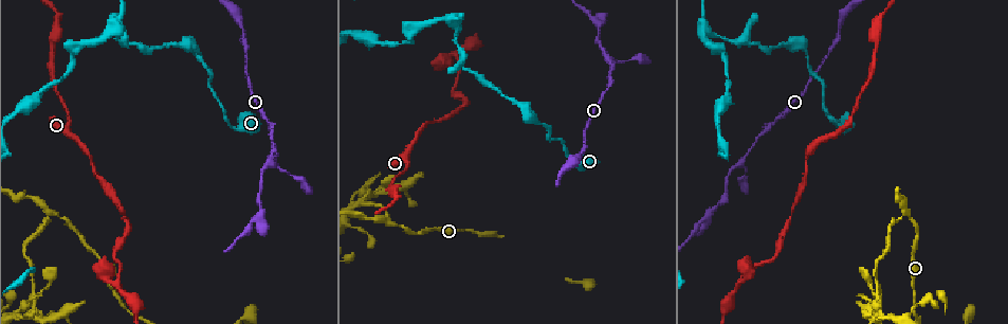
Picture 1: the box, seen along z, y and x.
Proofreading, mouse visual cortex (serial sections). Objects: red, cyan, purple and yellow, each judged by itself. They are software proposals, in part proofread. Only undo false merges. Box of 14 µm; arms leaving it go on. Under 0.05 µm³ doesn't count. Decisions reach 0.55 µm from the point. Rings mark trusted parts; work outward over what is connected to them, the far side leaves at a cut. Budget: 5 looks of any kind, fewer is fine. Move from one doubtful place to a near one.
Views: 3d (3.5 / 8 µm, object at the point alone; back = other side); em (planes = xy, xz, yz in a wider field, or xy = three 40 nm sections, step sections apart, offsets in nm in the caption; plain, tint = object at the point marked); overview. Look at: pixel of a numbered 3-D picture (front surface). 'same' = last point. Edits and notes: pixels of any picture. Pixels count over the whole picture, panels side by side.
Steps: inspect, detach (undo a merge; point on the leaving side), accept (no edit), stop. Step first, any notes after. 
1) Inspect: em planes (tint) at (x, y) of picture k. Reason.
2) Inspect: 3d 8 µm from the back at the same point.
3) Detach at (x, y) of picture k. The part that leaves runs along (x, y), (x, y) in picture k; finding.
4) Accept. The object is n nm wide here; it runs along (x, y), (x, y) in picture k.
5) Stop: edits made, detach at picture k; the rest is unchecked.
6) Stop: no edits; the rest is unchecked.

Inspect: 3d 3.5 µm at (905, 211) of picture 1.

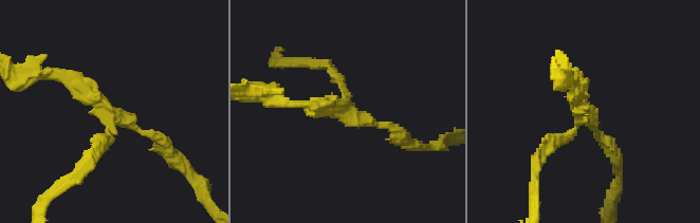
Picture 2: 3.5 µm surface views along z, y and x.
Inspect: em xy step 2 (tint) at (346, 109) of picture 2. 3 arms meet here; the arms are 150, 150, 200 nm wide; need the tissue.

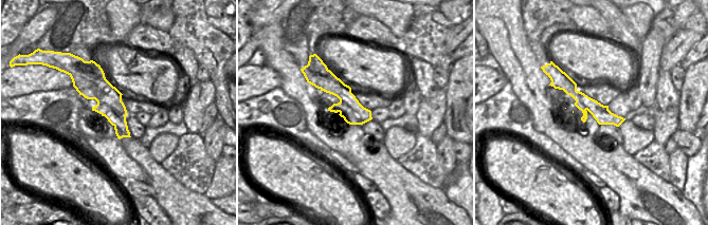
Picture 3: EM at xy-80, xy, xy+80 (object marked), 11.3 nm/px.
Detach at (547, 149) of picture 2. The part that leaves runs along (573, 130), (535, 159), (535, 194) in picture 2; two cells meet here.

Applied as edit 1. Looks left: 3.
Inspect: 3d 3.5 µm at (268, 161) of picture 1. Three arms meet.

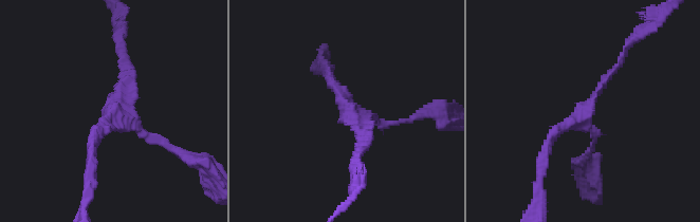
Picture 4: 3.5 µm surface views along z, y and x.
Inspect: em xy step 1 (tint) at (350, 112) of picture 4. 3 arms meet here; the arms are 100, 150, 150 nm wide.

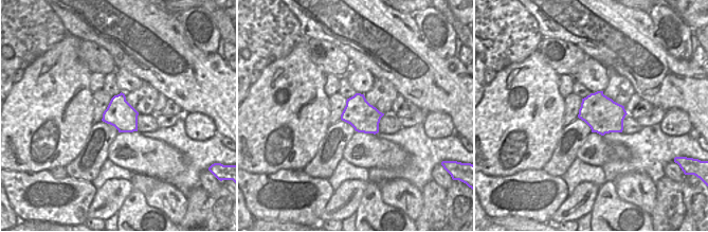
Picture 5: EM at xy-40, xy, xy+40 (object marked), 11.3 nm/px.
Inspect: em xy step 3 (tint) at the same point. Cut it another way.

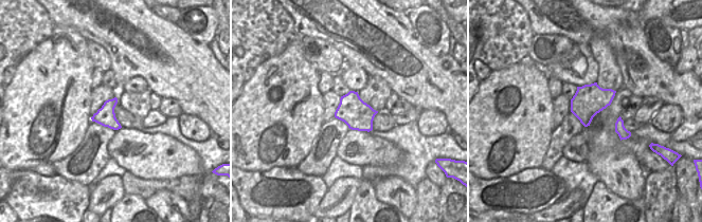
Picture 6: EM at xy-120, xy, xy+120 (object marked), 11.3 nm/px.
Accept. The object is 340 nm wide here; it runs along (624, 54), (545, 154) in picture 4; all the same cell.

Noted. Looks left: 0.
Stop: edits made, detach at picture 2; the rest is unchecked.

